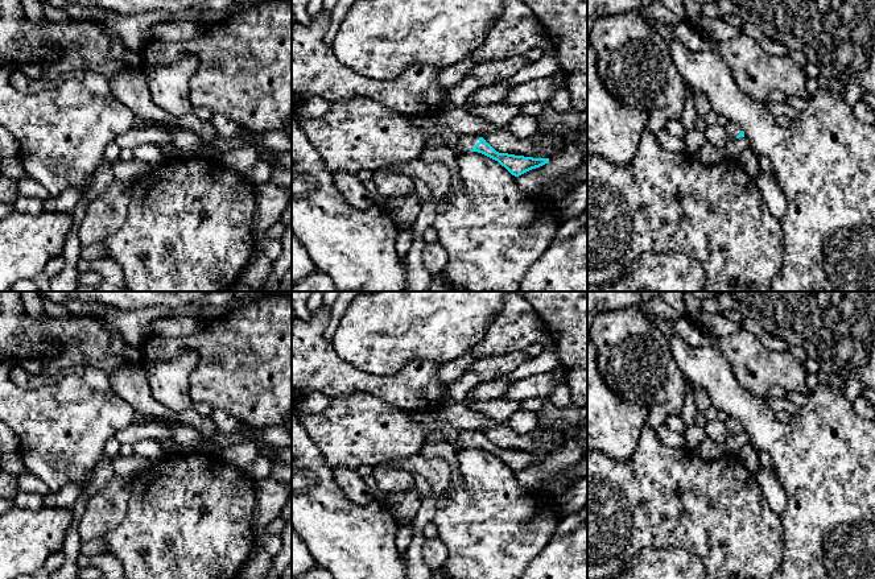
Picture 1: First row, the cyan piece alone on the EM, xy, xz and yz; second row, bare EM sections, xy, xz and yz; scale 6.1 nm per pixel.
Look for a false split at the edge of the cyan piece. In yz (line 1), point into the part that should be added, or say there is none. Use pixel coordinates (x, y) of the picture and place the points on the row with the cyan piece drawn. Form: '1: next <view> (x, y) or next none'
1: next yz (733, 129)

